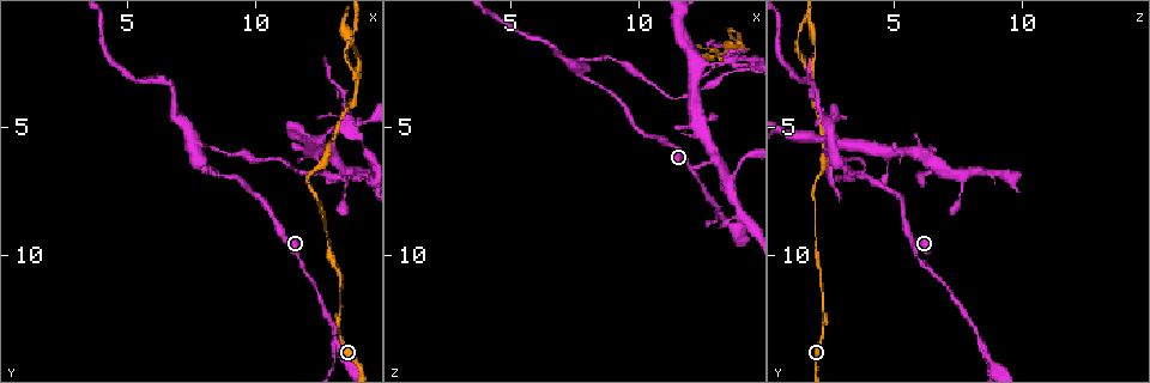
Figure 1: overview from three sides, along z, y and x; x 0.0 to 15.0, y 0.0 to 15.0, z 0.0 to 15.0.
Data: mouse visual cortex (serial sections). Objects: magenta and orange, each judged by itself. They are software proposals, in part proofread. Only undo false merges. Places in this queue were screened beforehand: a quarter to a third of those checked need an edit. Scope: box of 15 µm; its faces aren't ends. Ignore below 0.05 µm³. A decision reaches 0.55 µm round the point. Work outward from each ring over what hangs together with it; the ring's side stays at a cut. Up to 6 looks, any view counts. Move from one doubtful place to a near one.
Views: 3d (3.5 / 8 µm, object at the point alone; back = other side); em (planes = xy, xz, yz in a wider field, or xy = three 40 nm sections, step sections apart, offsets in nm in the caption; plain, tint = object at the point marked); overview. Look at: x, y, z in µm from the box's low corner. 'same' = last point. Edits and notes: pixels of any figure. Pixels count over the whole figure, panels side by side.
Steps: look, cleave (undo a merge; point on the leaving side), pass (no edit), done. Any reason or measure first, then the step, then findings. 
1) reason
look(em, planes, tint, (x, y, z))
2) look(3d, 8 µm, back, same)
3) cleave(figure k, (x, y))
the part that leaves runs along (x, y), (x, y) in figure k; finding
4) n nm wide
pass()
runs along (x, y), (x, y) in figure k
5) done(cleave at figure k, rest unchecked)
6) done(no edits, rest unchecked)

look(3d, 3.5 µm, (13.1, 13.4, 8.4))

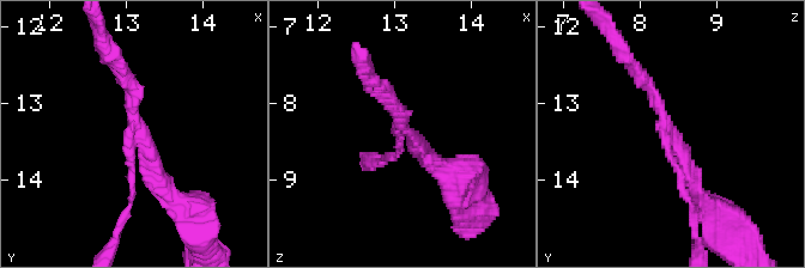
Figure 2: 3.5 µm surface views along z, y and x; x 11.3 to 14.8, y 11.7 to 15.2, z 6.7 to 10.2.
3 arms; arms of 100, 200, 250 nm
look(em, xy, step 5, tint, (13.10, 13.35, 8.35))

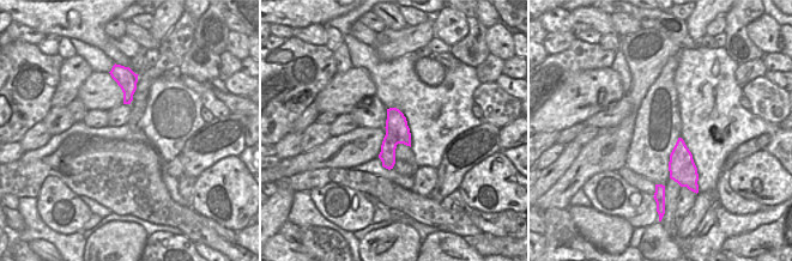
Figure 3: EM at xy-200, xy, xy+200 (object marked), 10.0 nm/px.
cleave(figure 2, (126, 213))
two cells meet here

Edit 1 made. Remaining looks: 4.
look(3d, 8 µm, (13.2, 12.8, 2.3))

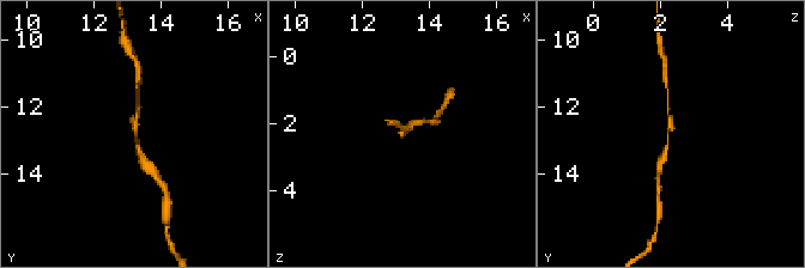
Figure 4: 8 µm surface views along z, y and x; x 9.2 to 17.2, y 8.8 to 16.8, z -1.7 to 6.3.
look(3d, 3.5 µm, (13.3, 12.8, 2.3))

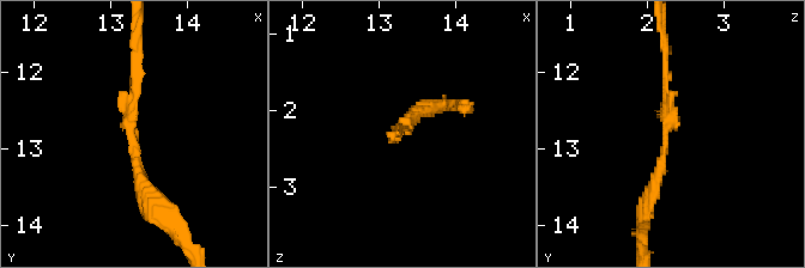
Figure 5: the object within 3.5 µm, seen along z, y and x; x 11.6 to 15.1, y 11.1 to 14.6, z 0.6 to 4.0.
pass()
runs along (646, 206), (671, 122), (667, 60) in figure 5; continuous, no second cell

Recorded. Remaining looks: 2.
sharp bend
look(3d, 3.5 µm, (7.5, 5.5, 2.6))

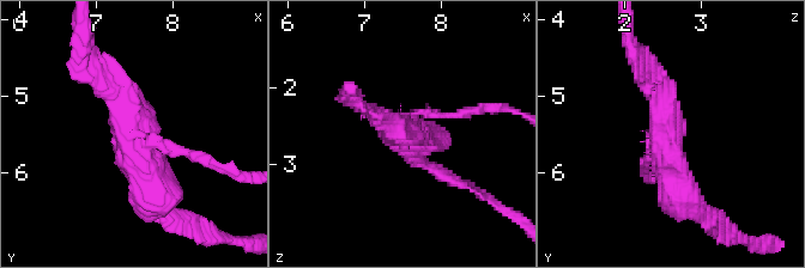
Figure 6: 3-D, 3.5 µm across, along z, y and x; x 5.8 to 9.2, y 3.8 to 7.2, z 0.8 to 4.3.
3 arms; arms of 100, 250, 450 nm
look(em, xy, step 1, tint, (7.55, 5.45, 2.55))

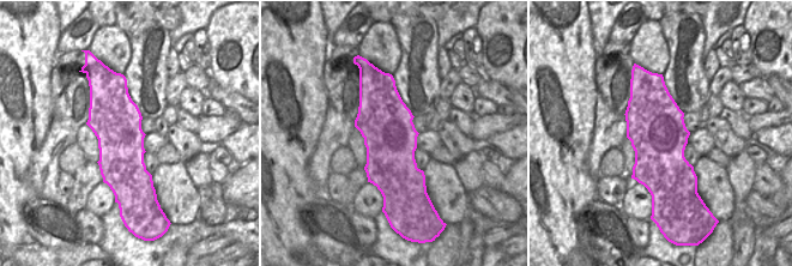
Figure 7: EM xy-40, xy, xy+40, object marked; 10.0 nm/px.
550 nm wide
cleave(figure 6, (181, 151))
the part that leaves runs along (145, 136), (249, 177) in figure 6; two cells meet here

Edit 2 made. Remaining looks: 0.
done(cleave at figure 2, cleave at figure 6, rest unchecked)

